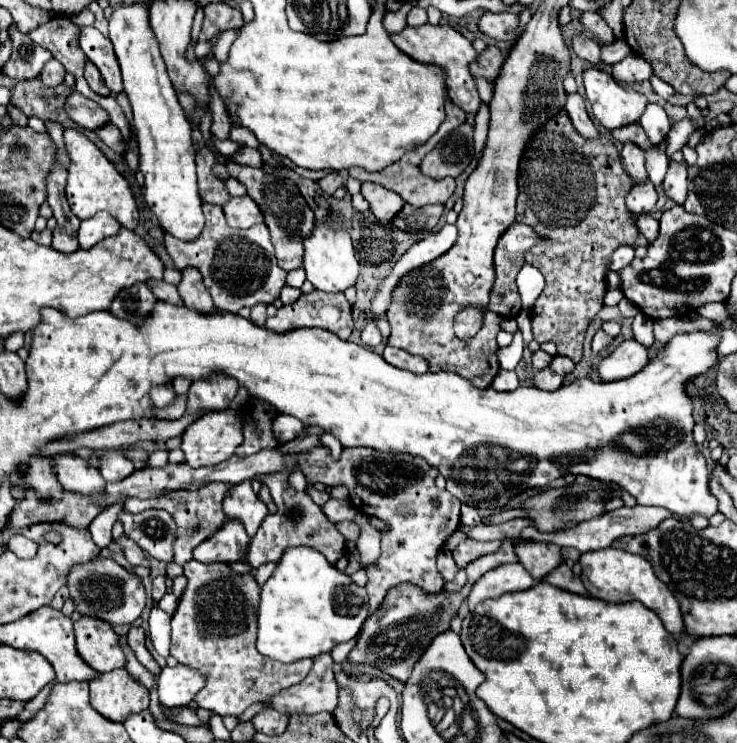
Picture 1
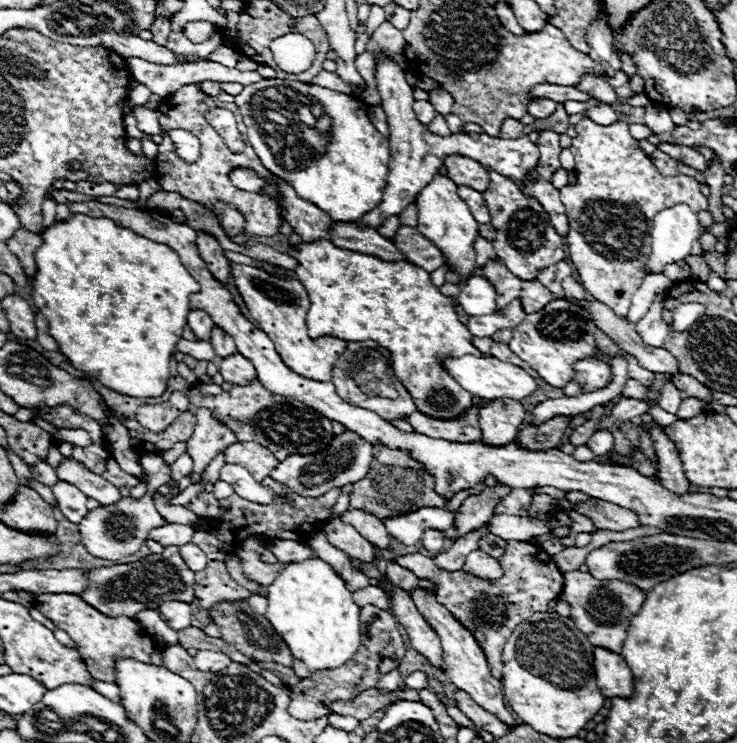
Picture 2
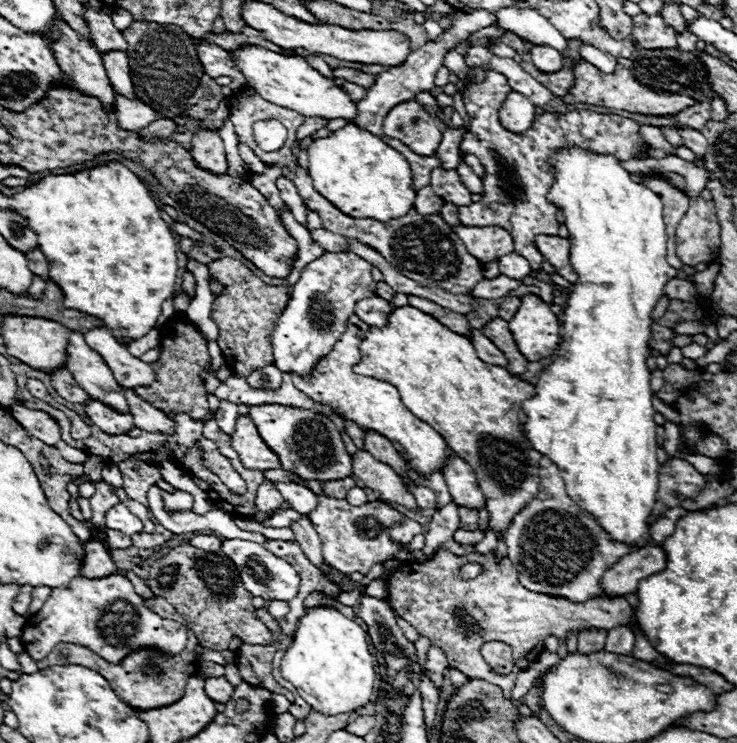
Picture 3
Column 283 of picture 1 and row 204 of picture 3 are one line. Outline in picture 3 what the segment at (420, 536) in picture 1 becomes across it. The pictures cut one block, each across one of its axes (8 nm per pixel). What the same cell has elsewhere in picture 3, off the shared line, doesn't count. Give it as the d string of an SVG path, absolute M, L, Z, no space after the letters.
M434 168L430 176L430 186L432 190L444 198L446 202L454 206L470 206L470 192L468 188L460 182L460 176L456 170L444 170L444 168Z

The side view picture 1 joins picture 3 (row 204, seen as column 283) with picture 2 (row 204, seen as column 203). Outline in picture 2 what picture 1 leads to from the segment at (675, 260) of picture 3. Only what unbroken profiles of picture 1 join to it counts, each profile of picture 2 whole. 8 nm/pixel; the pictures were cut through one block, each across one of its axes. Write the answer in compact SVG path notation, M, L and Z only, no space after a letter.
M584 118L576 124L578 136L572 140L570 152L574 154L574 174L576 184L564 186L560 190L560 202L566 208L566 218L570 224L566 244L570 260L580 276L580 284L584 290L598 302L606 304L616 316L626 318L634 292L642 286L646 278L646 264L650 256L650 232L654 216L666 206L674 206L674 202L686 202L694 212L706 210L708 200L700 192L700 184L690 176L662 176L652 164L650 156L646 156L638 140L634 140L628 132L628 124L614 122L610 126L600 126L590 118Z

